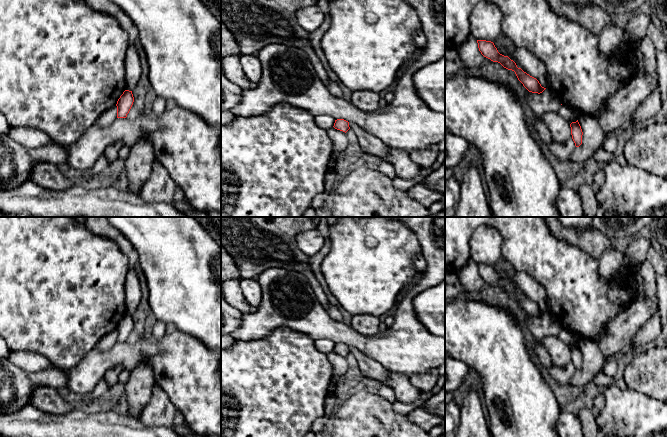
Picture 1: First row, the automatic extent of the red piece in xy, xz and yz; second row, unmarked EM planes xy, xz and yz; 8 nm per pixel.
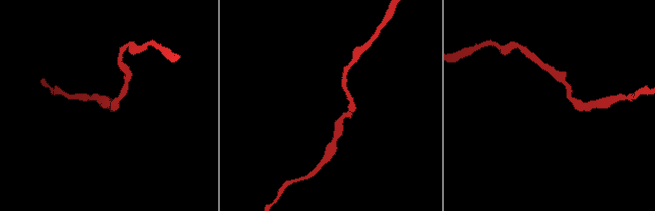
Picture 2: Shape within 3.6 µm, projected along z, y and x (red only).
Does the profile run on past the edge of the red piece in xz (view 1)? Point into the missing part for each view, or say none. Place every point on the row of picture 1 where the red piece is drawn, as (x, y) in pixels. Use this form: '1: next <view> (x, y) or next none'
1: next none

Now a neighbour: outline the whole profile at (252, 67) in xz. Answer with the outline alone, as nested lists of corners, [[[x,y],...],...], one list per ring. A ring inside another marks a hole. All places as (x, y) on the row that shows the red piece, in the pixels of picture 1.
[[[256,54],[240,55],[240,63],[251,82],[258,83],[262,75],[262,64]]]

